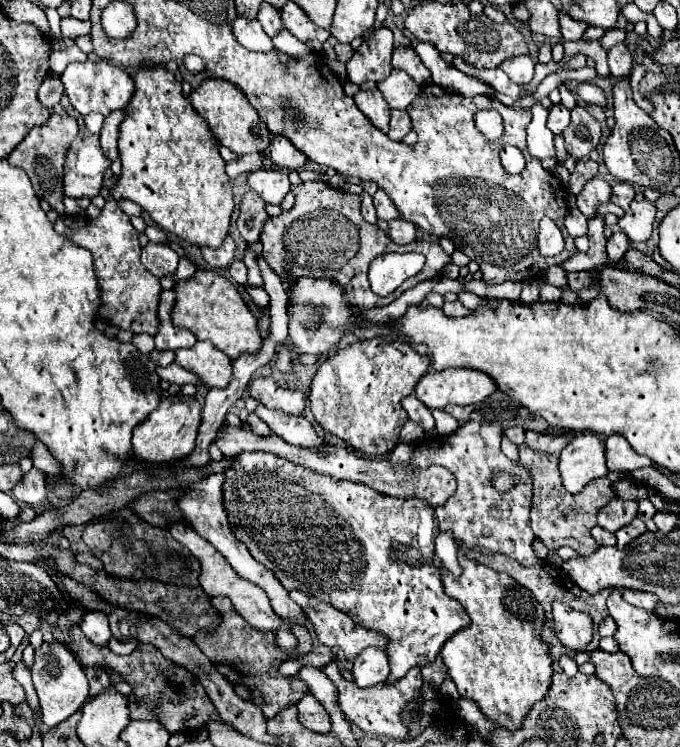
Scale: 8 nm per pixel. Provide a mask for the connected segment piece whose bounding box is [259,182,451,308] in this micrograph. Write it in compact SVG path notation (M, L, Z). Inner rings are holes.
M303 182L299 186L291 186L291 192L295 194L295 204L291 210L281 212L275 218L267 218L265 226L261 230L261 244L263 244L263 258L269 262L273 272L281 278L281 282L293 284L297 278L309 276L309 278L325 278L331 282L337 282L345 290L345 298L355 308L381 308L391 304L395 298L399 298L405 290L413 288L415 284L439 278L443 272L443 266L451 260L451 256L441 248L437 240L417 240L413 244L393 244L391 238L379 230L375 224L369 224L363 220L359 208L361 208L361 196L349 194L345 190L335 190L325 182ZM387 252L419 252L423 254L425 266L423 270L403 282L391 296L377 296L369 288L367 270L373 258L387 254Z

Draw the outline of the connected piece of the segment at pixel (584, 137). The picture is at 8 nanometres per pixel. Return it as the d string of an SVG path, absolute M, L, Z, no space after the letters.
M575 106L571 112L571 124L565 128L563 138L567 152L575 158L583 158L597 148L601 140L601 126L585 108Z

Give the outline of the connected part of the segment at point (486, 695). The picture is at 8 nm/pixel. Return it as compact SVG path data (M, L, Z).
M465 554L459 556L459 562L463 568L459 580L455 580L453 574L449 574L449 570L443 568L441 568L441 576L443 576L445 594L455 598L465 608L465 612L471 618L471 626L459 630L457 634L453 634L453 638L445 642L445 646L441 648L441 658L447 666L449 676L457 684L461 698L469 698L477 702L481 712L495 726L507 730L519 730L525 714L529 714L535 702L545 698L551 686L551 676L553 676L553 666L551 666L553 658L549 654L551 646L541 640L541 630L545 626L545 612L541 604L533 598L533 594L529 594L529 590L517 584L509 574L495 572L483 564L477 564Z

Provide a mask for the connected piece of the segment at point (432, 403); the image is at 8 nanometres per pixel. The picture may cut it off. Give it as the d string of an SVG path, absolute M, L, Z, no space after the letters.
M447 368L443 372L429 370L419 384L415 386L415 396L429 408L445 408L447 404L477 404L491 396L497 390L497 384L489 374L471 368Z

